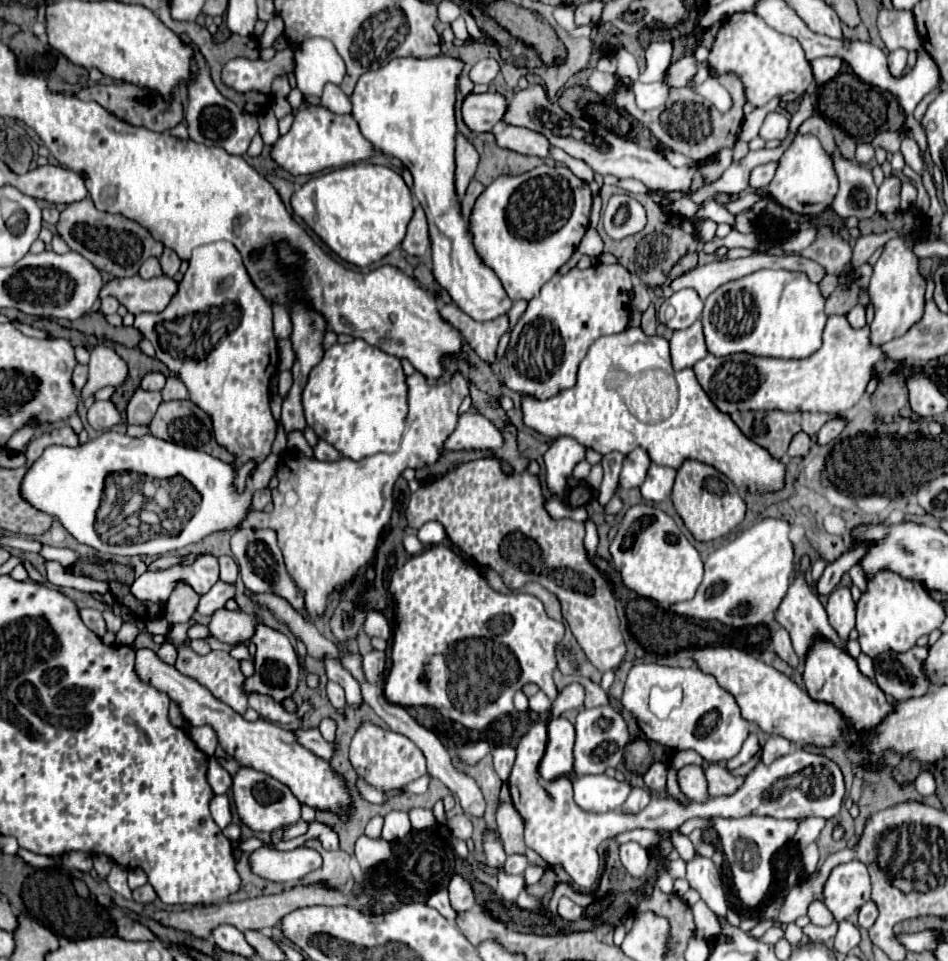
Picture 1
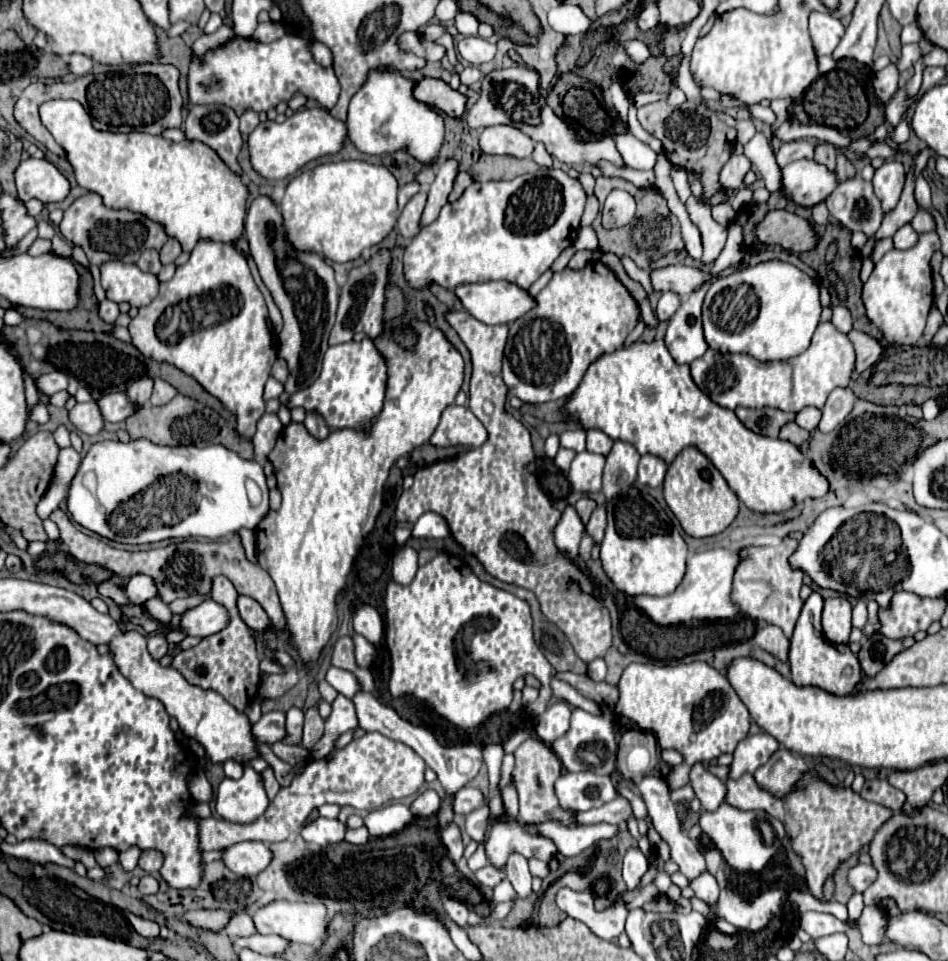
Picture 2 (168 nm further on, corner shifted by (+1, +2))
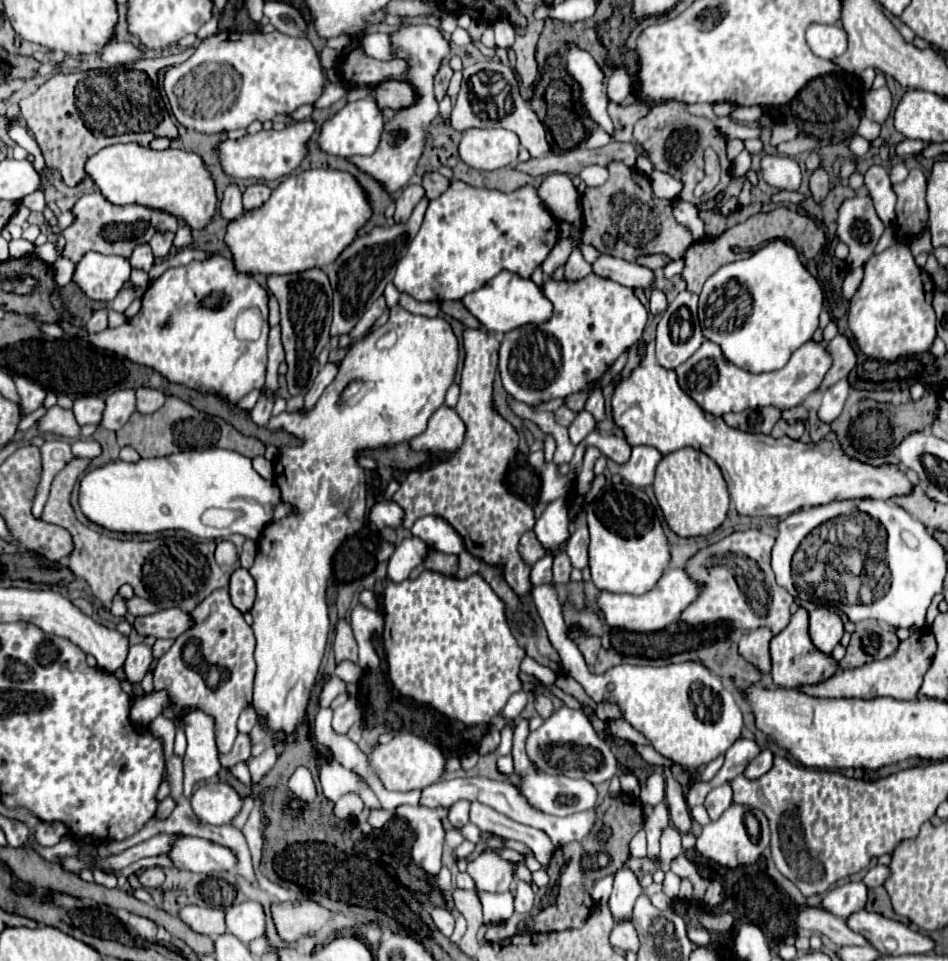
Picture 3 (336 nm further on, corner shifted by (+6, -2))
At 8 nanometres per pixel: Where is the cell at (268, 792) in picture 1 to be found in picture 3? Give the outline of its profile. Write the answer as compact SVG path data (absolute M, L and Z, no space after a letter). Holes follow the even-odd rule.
M223 782L205 784L191 796L191 808L201 824L229 824L231 818L241 810L241 796Z

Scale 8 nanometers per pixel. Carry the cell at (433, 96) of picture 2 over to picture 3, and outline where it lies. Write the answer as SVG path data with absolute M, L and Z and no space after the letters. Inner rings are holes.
M383 80L377 86L369 86L369 88L373 90L379 108L391 108L391 110L407 108L417 98L415 90L403 80Z

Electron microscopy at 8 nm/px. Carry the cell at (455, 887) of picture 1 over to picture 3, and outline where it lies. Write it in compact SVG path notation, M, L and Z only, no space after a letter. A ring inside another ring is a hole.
M433 908L431 910L431 918L433 918L433 922L435 922L435 926L439 928L441 934L451 936L453 926L455 926L455 918L445 908Z

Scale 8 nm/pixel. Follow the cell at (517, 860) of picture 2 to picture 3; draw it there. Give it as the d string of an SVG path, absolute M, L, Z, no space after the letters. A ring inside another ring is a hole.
M515 882L515 912L529 912L533 908L533 900L535 900L535 894L531 890L531 886L527 882Z

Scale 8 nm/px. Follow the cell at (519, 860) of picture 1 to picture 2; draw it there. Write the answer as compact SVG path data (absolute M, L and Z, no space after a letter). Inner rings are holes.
M488 864L476 872L476 878L480 880L480 884L494 888L506 878L506 870L504 868L492 868L492 864Z

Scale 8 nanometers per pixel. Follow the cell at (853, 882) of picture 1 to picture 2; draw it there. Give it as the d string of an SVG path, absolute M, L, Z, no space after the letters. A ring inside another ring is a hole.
M856 864L846 874L846 882L854 892L864 892L874 880L876 880L876 870L870 864Z

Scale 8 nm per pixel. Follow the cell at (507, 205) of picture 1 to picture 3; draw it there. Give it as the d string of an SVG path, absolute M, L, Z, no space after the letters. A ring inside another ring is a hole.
M451 180L443 196L429 200L423 224L409 244L407 254L397 264L397 274L393 282L399 292L407 292L419 302L461 300L465 294L479 290L501 270L509 270L523 278L529 278L555 246L559 238L557 234L557 220L547 208L541 206L541 200L533 186L523 186L511 194L505 194L499 190L473 188L461 180Z

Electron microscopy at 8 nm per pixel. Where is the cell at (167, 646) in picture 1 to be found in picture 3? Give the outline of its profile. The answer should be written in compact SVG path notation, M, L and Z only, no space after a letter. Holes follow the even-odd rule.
M145 644L131 646L129 654L127 654L127 660L125 660L125 666L123 666L123 672L125 672L127 680L131 684L139 684L143 680L143 676L147 674L151 662L153 662L151 646L145 646Z

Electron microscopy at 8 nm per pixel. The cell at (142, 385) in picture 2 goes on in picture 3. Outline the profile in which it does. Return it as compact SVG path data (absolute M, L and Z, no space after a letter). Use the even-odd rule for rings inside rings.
M119 390L105 398L101 426L105 430L119 430L135 412L135 390Z

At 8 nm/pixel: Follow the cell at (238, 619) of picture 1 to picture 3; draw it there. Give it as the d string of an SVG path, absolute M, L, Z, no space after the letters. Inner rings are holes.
M165 608L147 616L137 616L133 622L133 628L141 636L155 638L177 638L189 626L193 626L191 616L187 612L181 612L179 608Z

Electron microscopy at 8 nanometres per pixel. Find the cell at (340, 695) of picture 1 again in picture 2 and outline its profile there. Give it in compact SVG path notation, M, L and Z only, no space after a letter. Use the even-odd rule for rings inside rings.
M338 694L332 702L332 714L326 720L324 738L314 746L314 758L324 758L332 748L334 742L348 730L354 730L358 726L358 718L354 712L354 704L344 694Z

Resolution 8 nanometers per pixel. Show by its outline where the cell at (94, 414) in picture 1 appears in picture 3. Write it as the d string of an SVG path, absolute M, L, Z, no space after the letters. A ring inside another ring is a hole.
M53 406L37 420L37 430L43 434L55 434L63 438L79 438L79 424L71 410L63 410L59 406Z

